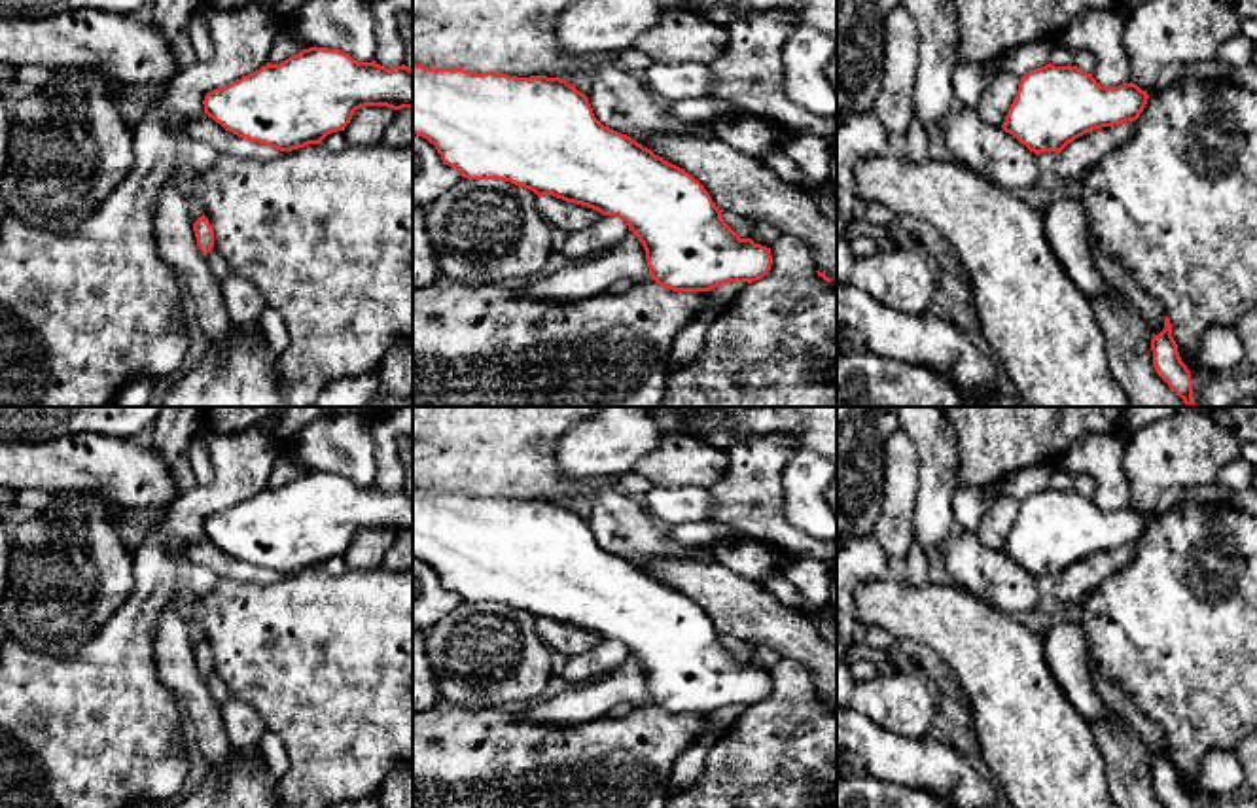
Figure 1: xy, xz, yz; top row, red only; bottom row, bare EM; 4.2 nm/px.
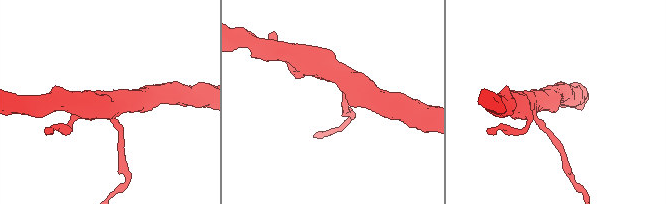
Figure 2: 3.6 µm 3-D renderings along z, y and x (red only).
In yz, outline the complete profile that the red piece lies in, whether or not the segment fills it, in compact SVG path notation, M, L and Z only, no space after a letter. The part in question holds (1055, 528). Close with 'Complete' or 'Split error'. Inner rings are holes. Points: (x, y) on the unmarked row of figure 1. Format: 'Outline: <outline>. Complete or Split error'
Outline: M1049 486L1020 501L1001 553L1036 579L1060 577L1090 554L1136 545L1147 522L1132 505L1104 511L1077 490Z. Complete

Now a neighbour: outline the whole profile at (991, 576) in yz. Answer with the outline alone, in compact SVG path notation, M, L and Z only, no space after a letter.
M952 534L941 547L939 566L958 587L1003 613L1024 617L1037 606L1036 577L1001 551L986 549L977 534Z

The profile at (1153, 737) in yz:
M1089 664L1089 674L1096 693L1104 698L1107 708L1132 727L1149 749L1151 761L1164 753L1164 730L1145 717L1111 681L1107 681L1094 666Z

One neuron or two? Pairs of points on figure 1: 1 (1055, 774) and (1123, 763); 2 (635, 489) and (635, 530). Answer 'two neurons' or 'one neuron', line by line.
1: two neurons
2: two neurons

